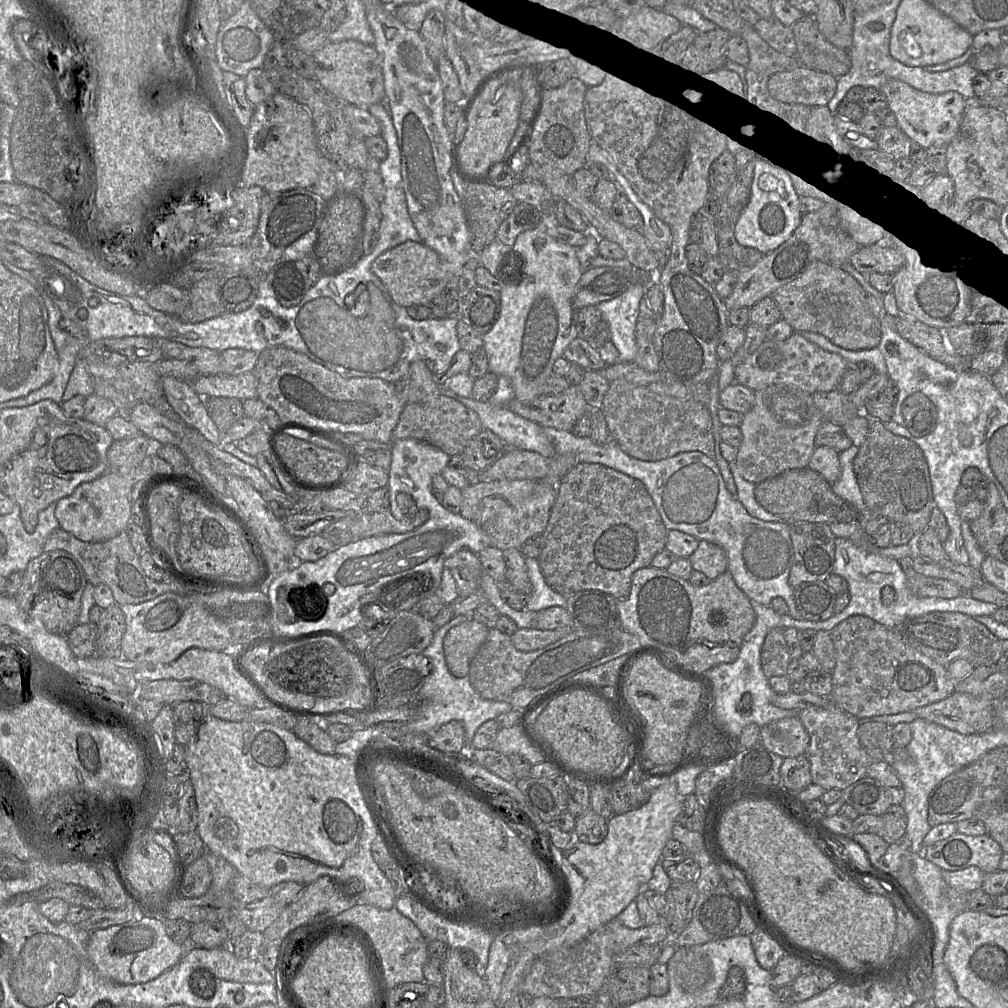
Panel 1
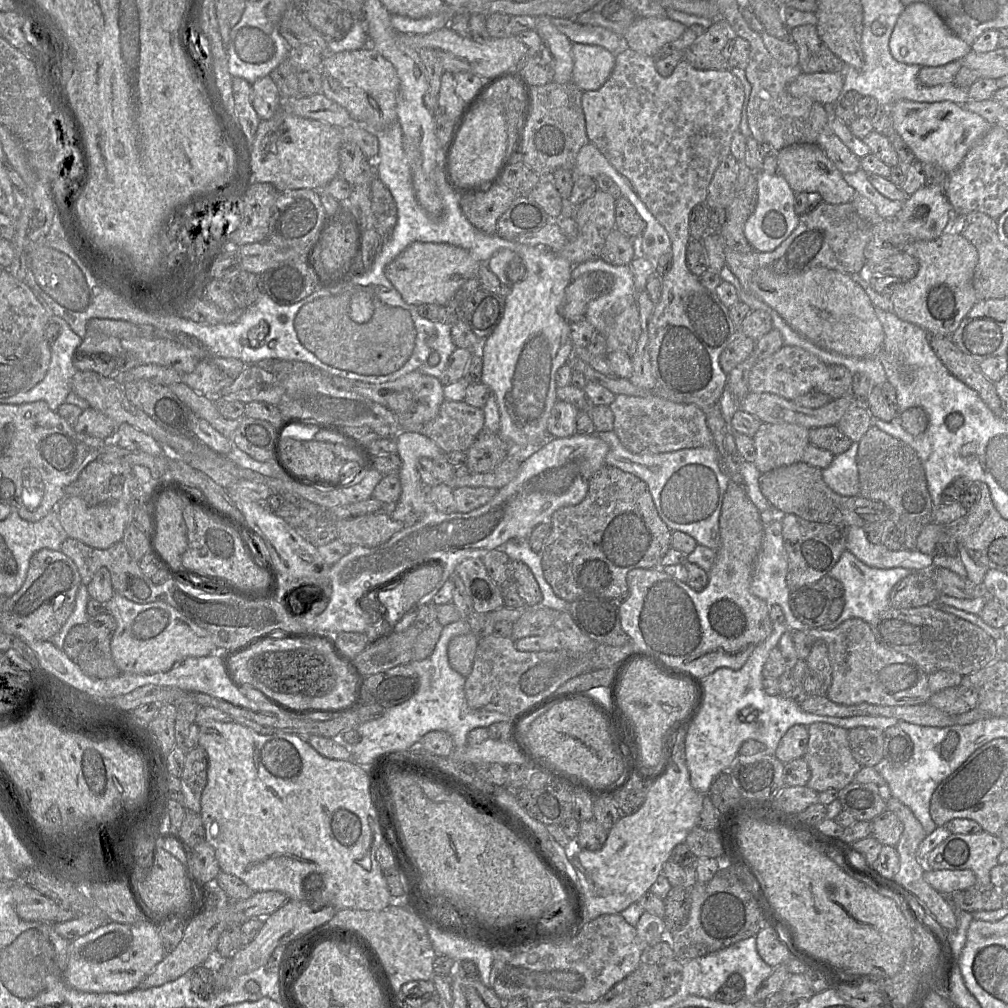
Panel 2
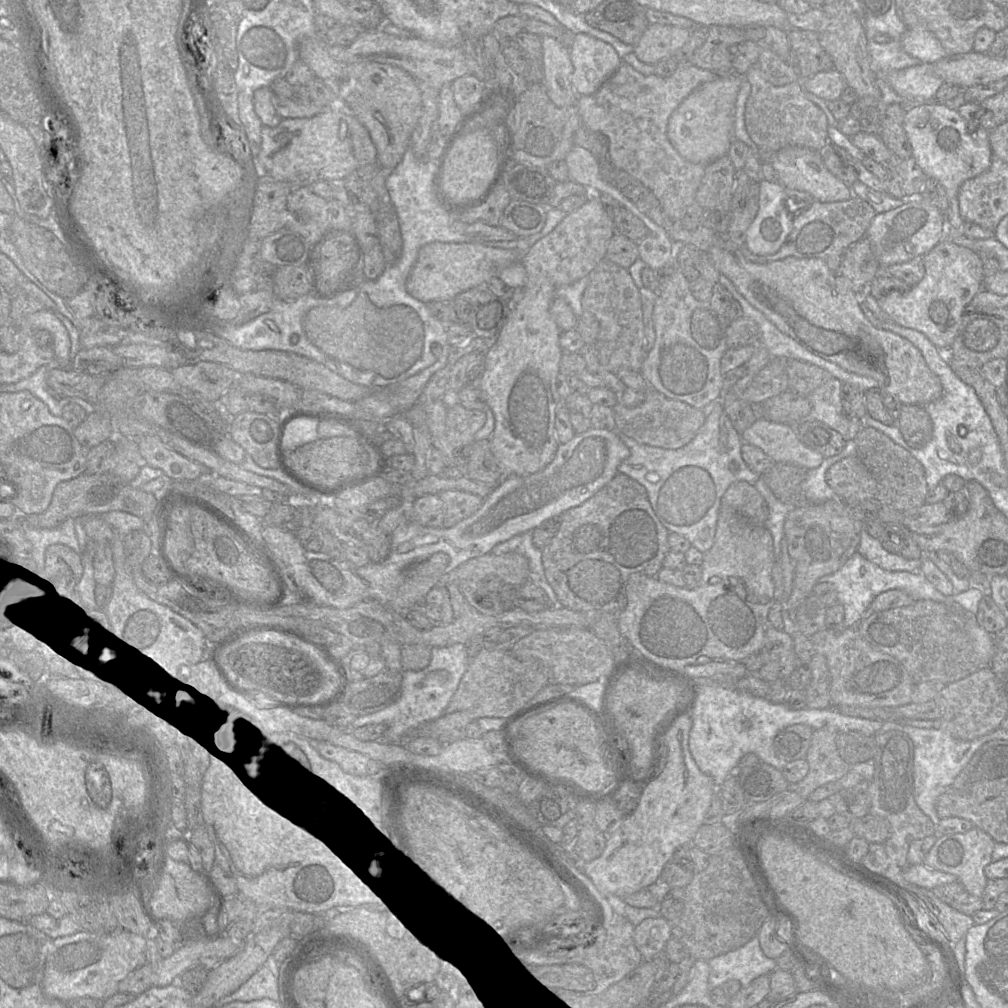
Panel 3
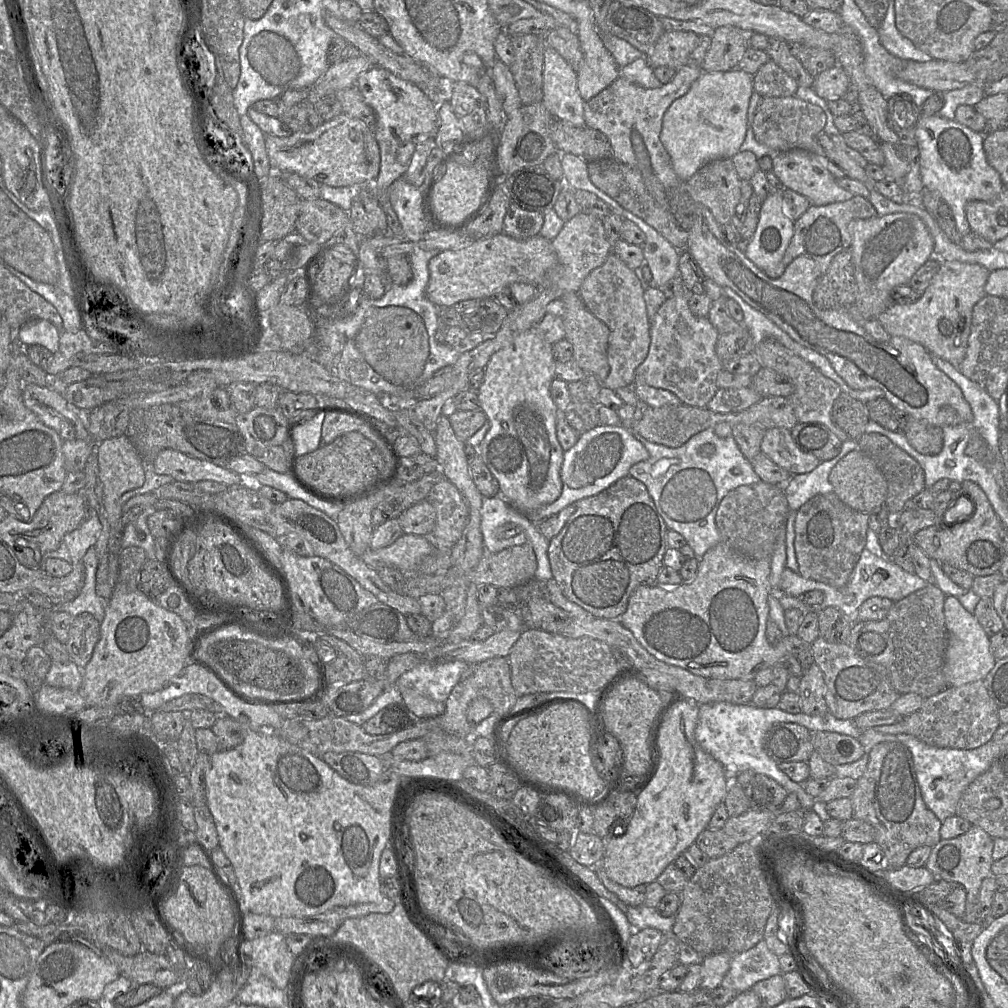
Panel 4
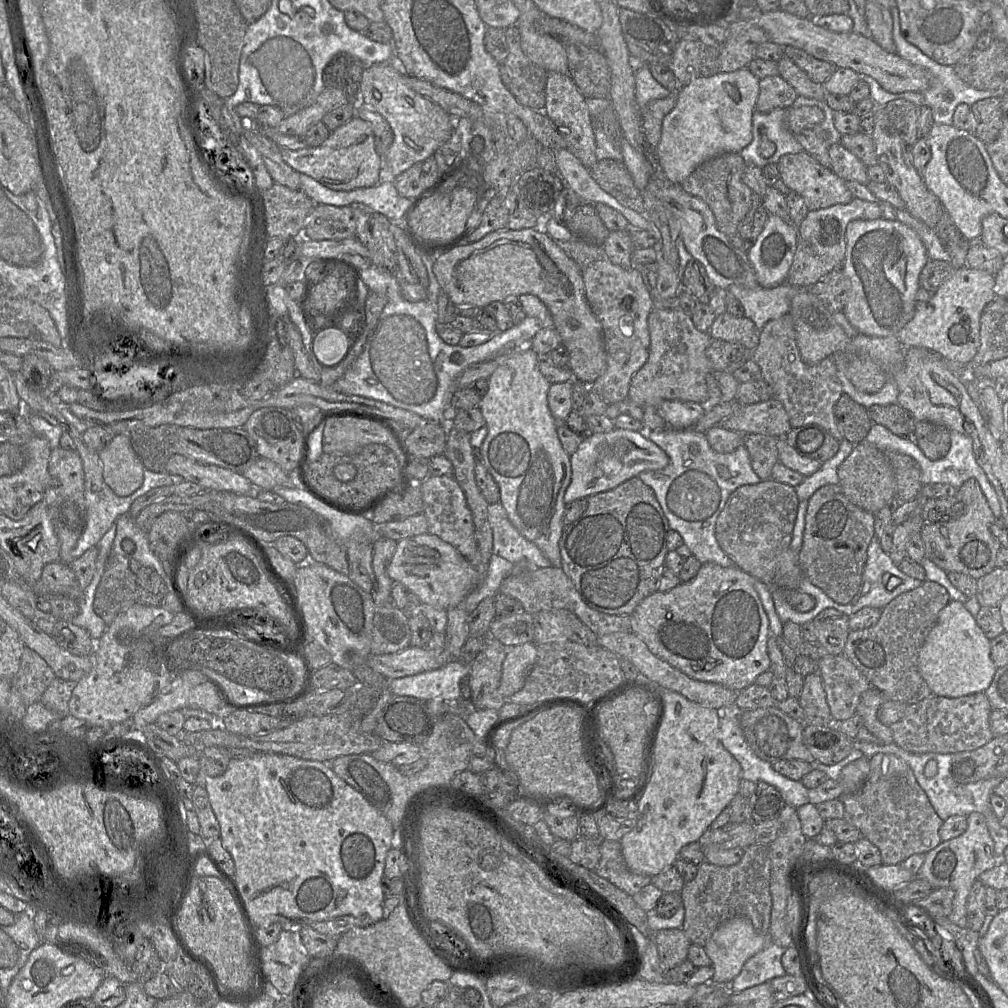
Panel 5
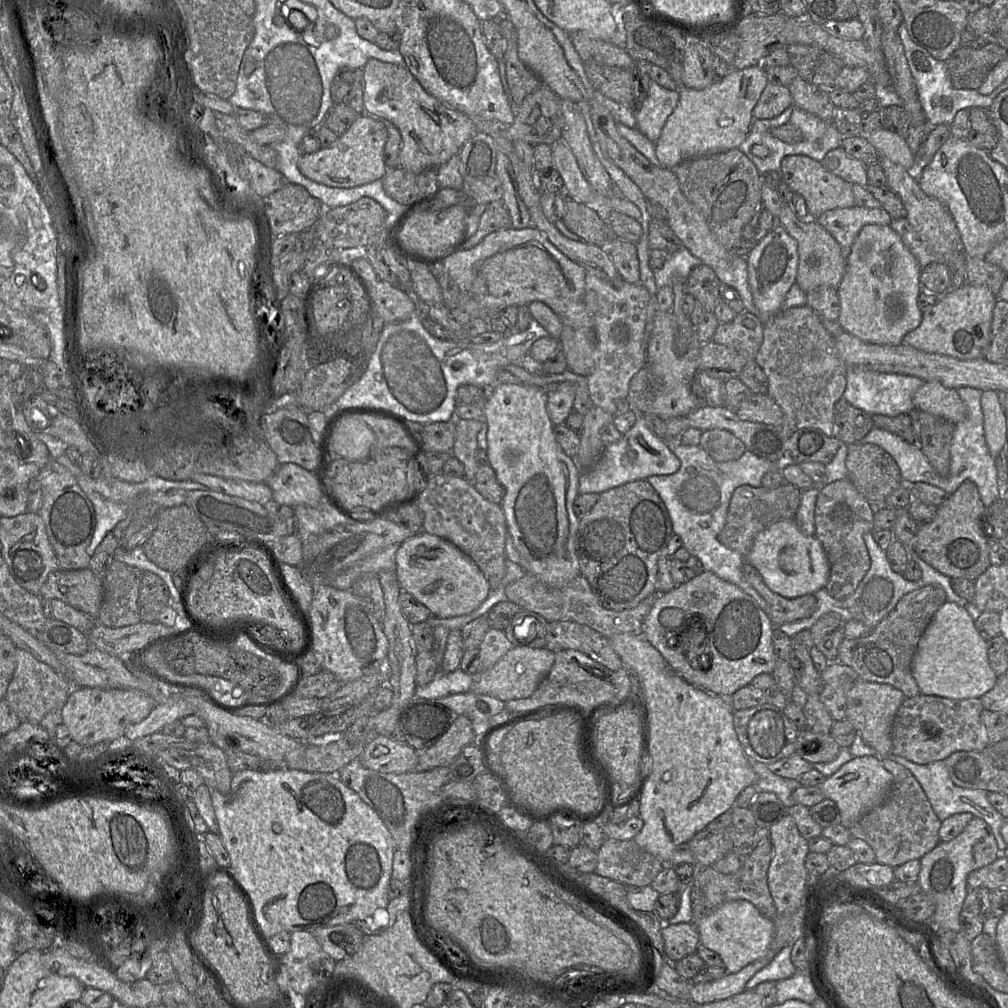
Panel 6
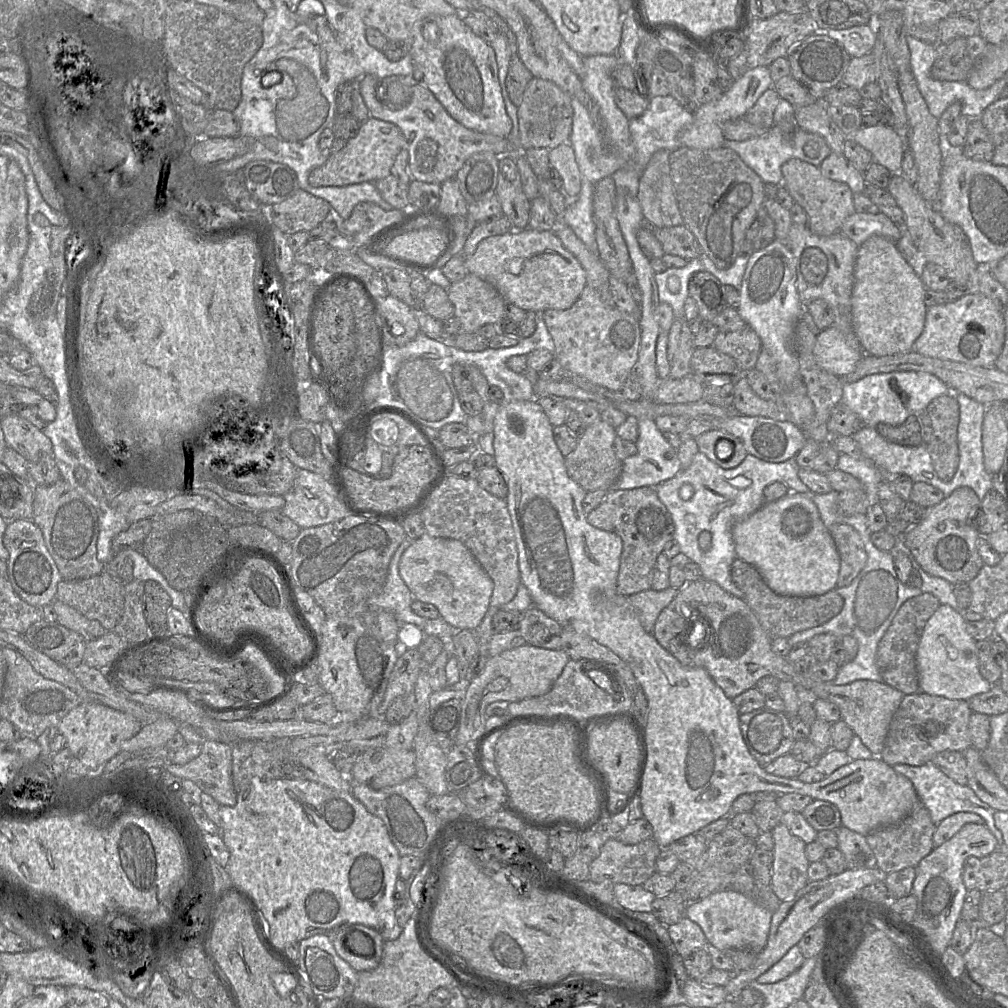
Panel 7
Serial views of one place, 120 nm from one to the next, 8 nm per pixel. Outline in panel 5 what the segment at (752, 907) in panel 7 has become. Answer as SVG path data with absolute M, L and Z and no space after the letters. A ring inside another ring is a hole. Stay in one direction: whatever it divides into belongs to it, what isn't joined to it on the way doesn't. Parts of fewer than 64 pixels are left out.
M746 917L722 923L704 945L714 970L712 982L729 985L745 962L770 943L769 934L757 933Z

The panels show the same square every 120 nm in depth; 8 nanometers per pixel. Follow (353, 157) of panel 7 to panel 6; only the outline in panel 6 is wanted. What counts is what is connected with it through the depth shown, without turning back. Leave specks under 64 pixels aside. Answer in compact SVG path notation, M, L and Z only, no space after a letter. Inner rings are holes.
M360 114L353 124L328 148L313 153L303 153L297 165L301 173L315 181L335 188L352 188L374 180L382 180L388 172L384 160L387 129L375 116Z

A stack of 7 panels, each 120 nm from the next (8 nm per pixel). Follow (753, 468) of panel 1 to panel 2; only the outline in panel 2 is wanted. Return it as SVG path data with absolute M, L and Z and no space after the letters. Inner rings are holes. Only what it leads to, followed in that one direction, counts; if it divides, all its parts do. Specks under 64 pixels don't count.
M762 423L753 437L753 442L756 450L754 465L763 474L778 467L802 462L804 451L810 444L809 429L789 423Z

